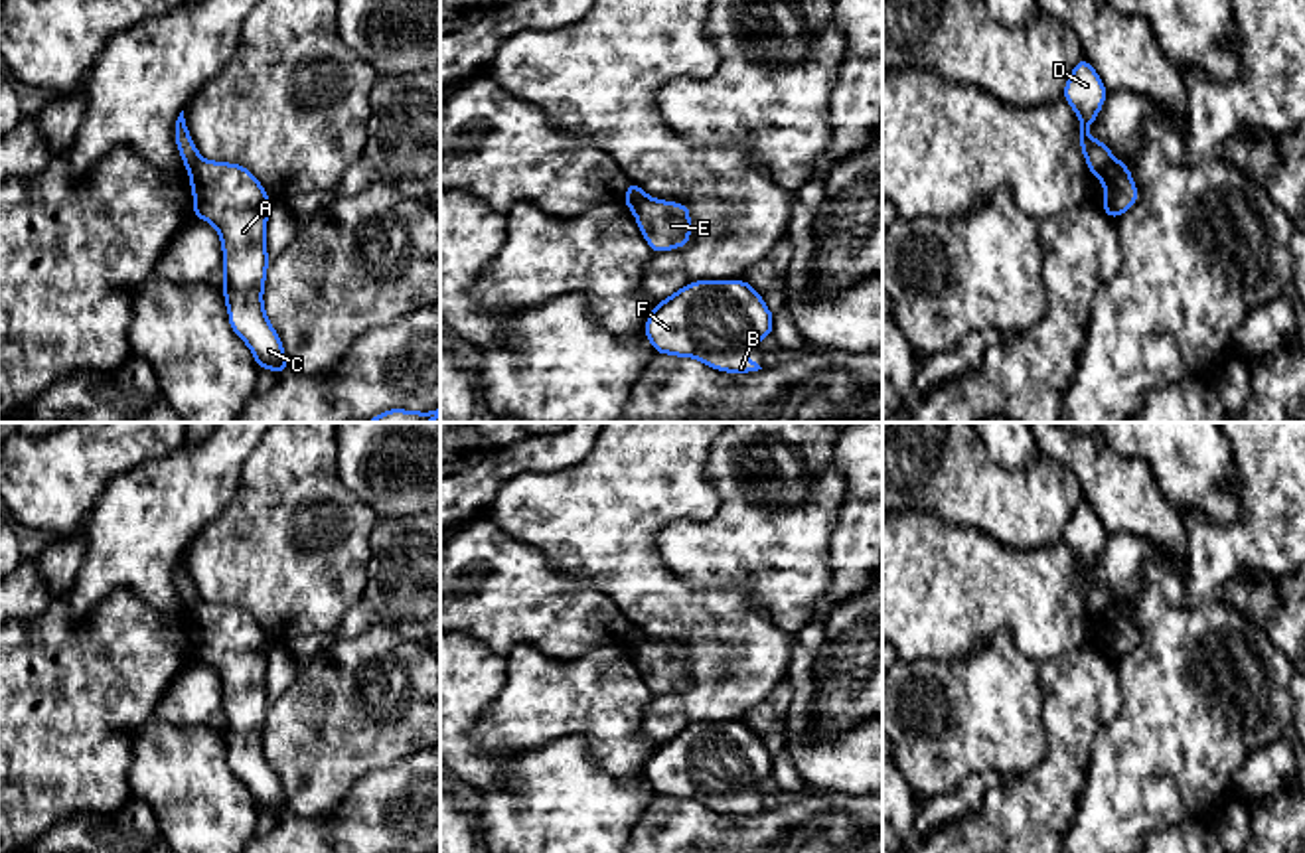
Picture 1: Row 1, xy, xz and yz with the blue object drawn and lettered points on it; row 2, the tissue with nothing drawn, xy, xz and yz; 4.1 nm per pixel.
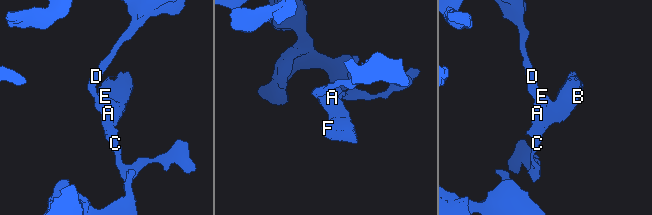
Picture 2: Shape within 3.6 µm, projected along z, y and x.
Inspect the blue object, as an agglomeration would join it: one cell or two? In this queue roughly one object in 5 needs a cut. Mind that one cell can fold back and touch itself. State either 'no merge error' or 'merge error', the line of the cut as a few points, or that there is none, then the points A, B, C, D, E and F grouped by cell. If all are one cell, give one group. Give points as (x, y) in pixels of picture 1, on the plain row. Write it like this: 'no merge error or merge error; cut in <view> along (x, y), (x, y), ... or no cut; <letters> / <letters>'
merge error; cut in yz along (1114, 601), (1100, 619); A B C E F / D

